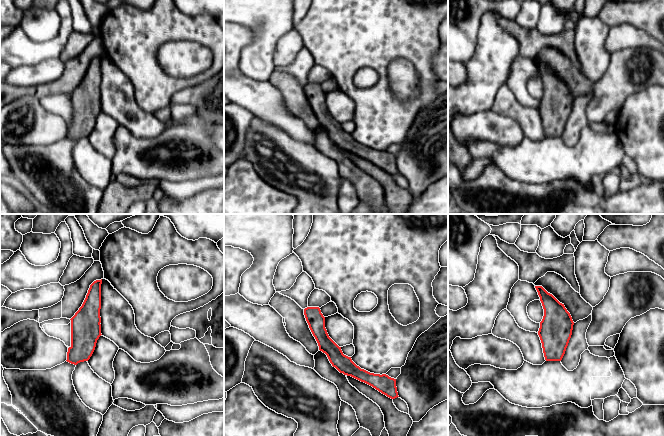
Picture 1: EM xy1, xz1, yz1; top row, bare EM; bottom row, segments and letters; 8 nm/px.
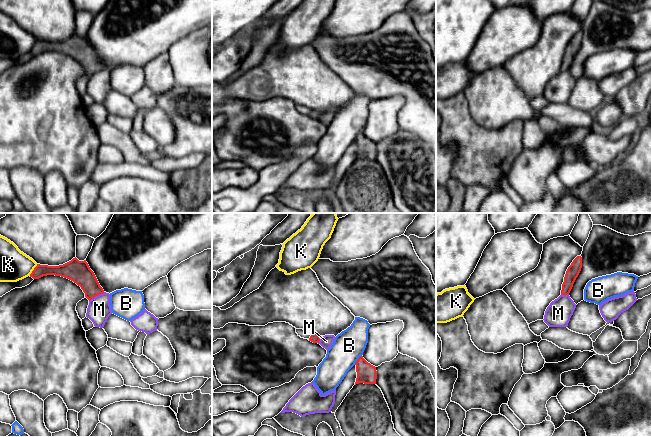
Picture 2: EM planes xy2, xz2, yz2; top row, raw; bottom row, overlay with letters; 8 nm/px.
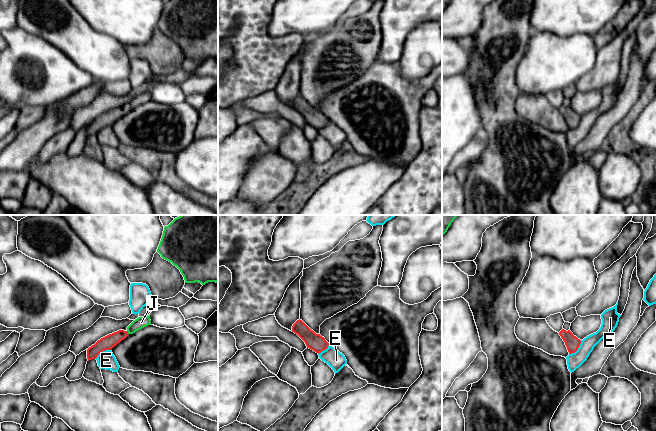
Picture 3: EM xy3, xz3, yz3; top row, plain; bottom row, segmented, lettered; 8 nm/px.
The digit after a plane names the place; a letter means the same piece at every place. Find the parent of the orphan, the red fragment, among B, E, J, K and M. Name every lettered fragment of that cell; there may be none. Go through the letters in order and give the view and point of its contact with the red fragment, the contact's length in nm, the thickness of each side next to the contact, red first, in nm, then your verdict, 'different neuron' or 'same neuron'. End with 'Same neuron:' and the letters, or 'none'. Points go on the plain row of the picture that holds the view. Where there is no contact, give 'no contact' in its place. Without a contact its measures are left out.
B: xz2 (357, 136) | 100 nm | 160/240 nm | different neuron
E: yz3 (577, 125) | 160 nm | 120/120 nm | different neuron
J: xy3 (127, 109) | 40 nm | 110/90 nm | same neuron
K: xy2 (33, 46) | 120 nm | 100/240 nm | different neuron
M: xy2 (96, 71) | 150 nm | 180/190 nm | different neuron
Same neuron: J

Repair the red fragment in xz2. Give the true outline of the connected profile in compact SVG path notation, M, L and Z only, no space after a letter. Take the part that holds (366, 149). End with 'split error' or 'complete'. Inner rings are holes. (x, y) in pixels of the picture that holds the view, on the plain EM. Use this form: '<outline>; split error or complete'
M360 132L355 139L356 141L356 160L364 159L364 160L376 160L377 155L377 147L376 143L368 139L363 132Z; complete

